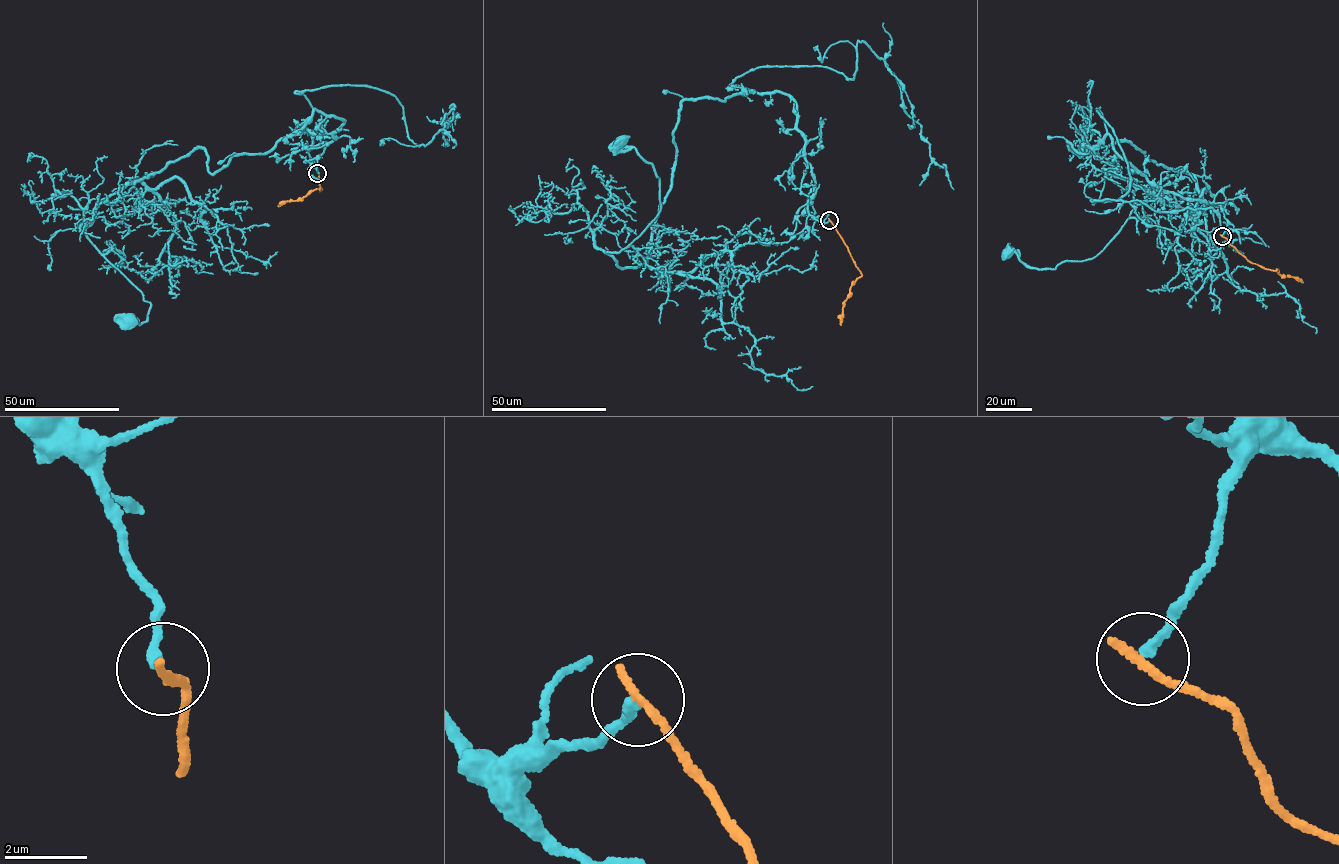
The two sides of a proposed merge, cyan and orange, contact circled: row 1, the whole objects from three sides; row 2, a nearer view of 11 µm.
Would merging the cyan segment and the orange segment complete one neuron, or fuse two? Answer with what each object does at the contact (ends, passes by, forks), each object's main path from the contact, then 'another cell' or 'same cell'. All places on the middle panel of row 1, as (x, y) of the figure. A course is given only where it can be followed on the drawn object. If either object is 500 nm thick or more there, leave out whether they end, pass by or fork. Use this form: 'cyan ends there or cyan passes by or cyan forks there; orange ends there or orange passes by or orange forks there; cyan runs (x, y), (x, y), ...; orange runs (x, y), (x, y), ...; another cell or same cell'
cyan ends there; orange ends there; cyan runs (829, 220), (808, 213), (785, 94), (683, 100), (649, 249), (622, 269), (606, 253), (660, 204), (619, 141); orange runs (829, 220), (861, 275), (850, 289), (841, 325); another cell

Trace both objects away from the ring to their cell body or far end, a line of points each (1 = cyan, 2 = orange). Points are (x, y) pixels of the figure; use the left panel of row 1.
1: (318, 172), (344, 121), (314, 109), (99, 201), (87, 238), (151, 304), (126, 323)
2: (318, 172), (320, 191), (321, 188), (316, 189), (278, 205)

